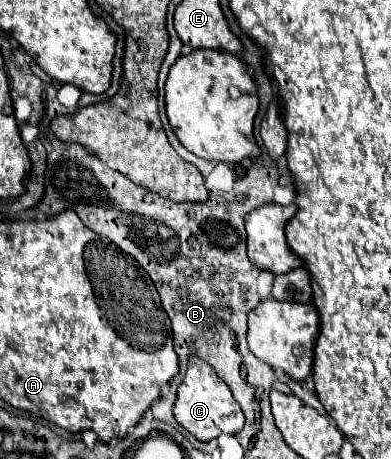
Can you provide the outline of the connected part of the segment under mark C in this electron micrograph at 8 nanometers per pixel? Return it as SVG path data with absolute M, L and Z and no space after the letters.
M189 357L189 367L185 373L183 383L177 389L177 401L173 405L173 415L177 423L187 429L199 441L217 439L221 433L235 435L245 425L245 415L239 403L233 399L231 389L225 387L225 381L217 377L213 367L197 357Z

